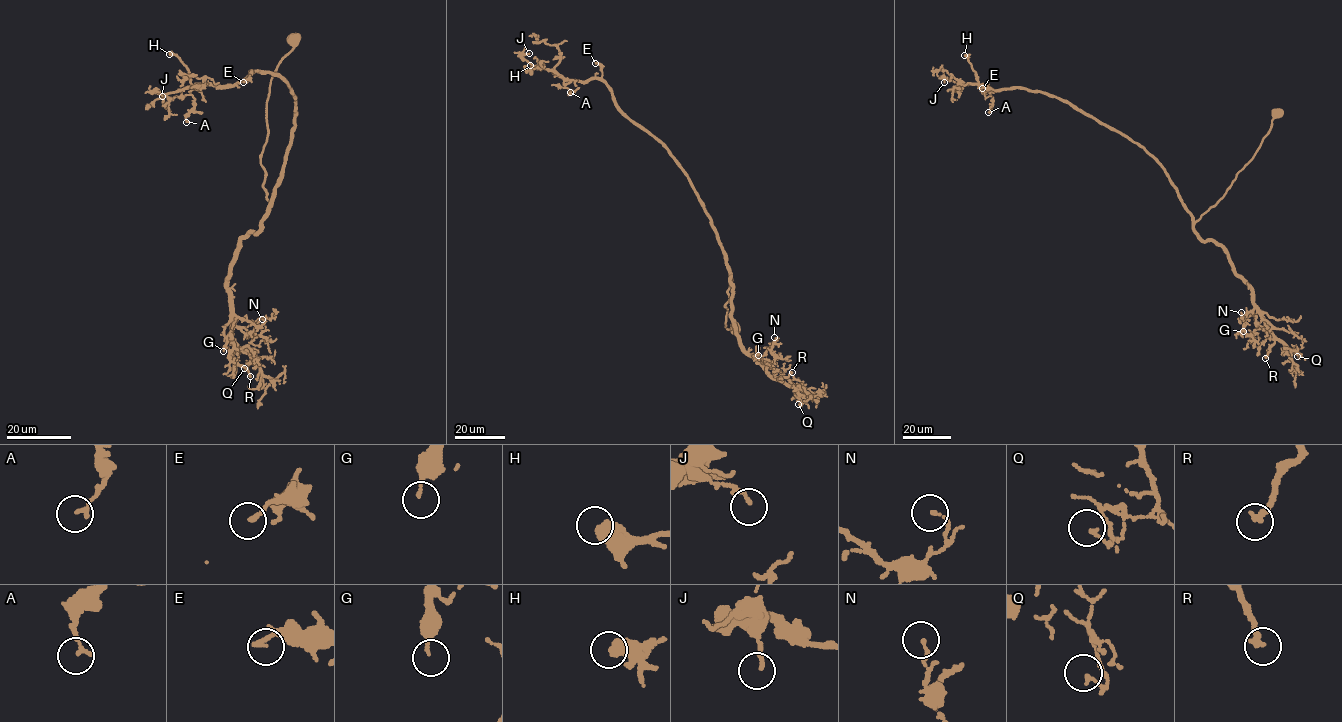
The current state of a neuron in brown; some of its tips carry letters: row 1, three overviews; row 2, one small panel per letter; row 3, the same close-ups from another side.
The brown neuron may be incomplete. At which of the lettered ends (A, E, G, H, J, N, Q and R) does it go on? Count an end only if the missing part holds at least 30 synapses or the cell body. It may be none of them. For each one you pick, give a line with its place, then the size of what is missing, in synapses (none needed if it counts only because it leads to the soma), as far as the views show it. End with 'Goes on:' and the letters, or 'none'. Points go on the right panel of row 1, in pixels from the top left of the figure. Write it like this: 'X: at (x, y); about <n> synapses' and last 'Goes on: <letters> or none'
H: at (964, 55); about 70 synapses
Goes on: H

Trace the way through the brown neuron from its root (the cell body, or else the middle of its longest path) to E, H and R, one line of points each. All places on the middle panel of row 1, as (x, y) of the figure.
E: (734, 327), (728, 330), (725, 323), (732, 278), (703, 202), (668, 148), (620, 110), (595, 63)
H: (734, 327), (725, 326), (732, 278), (723, 252), (669, 150), (620, 110), (603, 81), (530, 65)
R: (734, 327), (725, 326), (731, 277), (731, 315), (742, 348), (778, 380), (792, 372)

